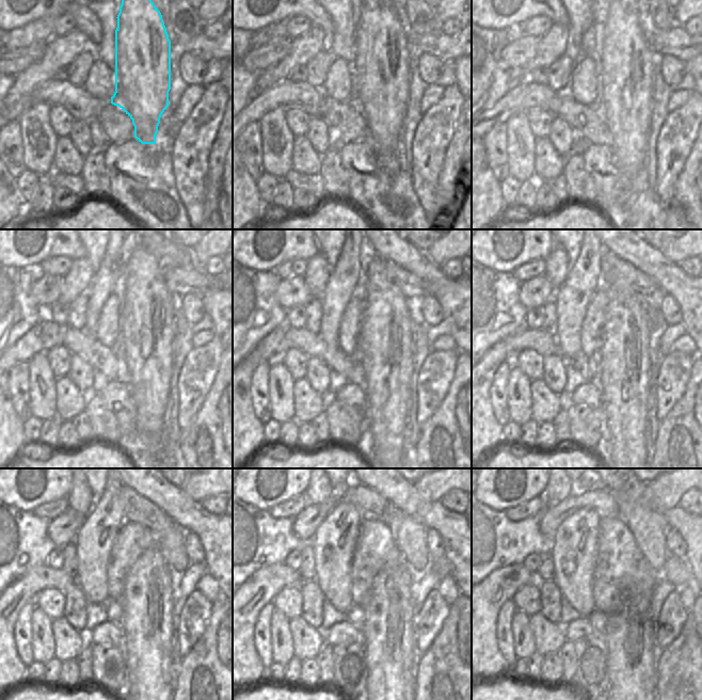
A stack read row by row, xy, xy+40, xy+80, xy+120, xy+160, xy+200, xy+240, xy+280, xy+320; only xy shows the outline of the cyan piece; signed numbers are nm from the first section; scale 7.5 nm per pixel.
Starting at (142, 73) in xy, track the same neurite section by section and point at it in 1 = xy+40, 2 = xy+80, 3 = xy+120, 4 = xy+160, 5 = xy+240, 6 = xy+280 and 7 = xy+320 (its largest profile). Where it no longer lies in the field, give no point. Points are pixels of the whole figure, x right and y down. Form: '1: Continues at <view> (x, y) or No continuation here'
1: Continues at xy+40 (381, 67)
2: Continues at xy+80 (626, 62)
3: Continues at xy+120 (147, 315)
4: Continues at xy+160 (386, 334)
5: Continues at xy+240 (148, 597)
6: Continues at xy+280 (387, 627)
7: Continues at xy+320 (629, 637)

